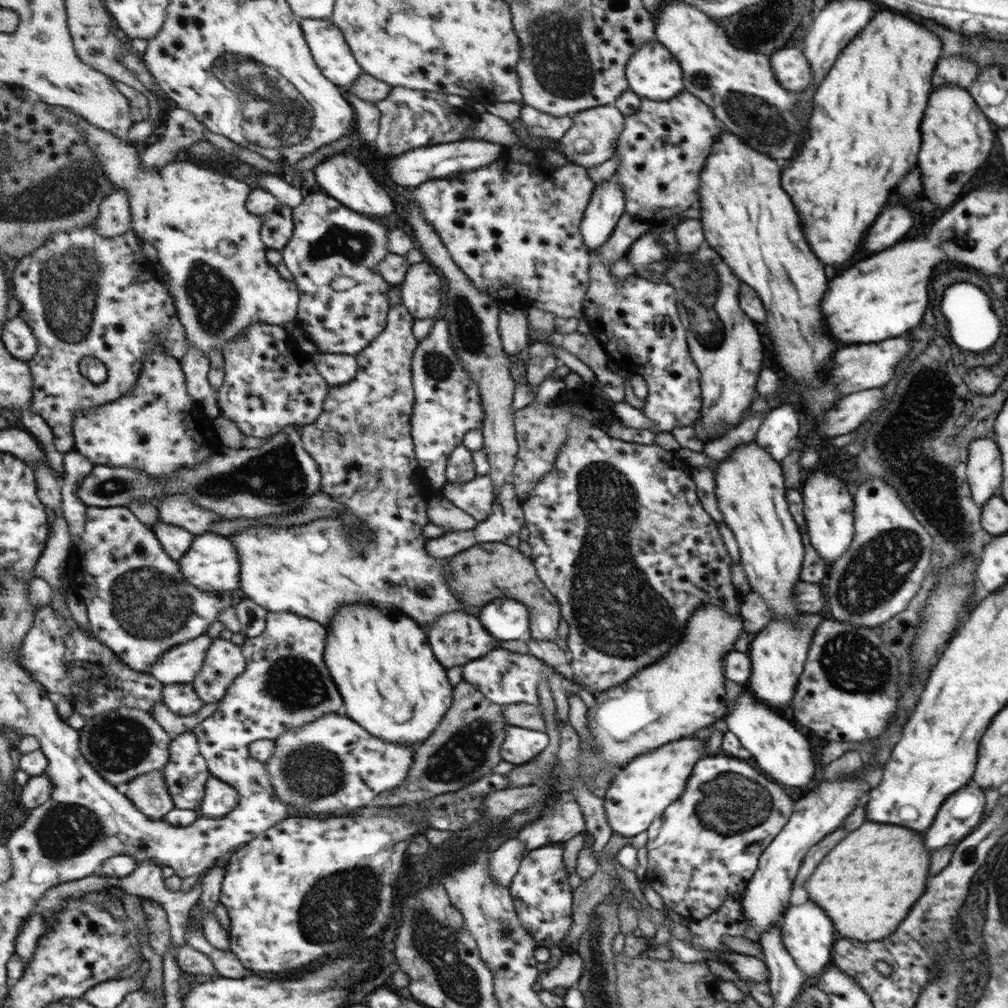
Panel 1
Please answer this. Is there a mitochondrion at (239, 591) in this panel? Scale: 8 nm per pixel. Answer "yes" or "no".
no

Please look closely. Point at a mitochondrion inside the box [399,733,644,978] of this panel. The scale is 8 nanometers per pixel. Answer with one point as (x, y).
(504, 932)

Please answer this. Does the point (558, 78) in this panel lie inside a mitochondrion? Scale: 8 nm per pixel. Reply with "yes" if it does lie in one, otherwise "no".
yes

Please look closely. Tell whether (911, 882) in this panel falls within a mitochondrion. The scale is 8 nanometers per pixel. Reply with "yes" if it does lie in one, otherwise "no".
no

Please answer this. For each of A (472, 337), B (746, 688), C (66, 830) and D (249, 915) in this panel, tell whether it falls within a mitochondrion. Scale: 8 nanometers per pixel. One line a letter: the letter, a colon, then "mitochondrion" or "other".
A: mitochondrion
B: other
C: mitochondrion
D: other

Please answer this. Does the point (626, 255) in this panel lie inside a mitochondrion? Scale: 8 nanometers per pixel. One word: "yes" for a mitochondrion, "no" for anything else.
no

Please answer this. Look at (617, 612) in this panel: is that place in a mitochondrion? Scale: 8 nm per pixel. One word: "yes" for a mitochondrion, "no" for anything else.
yes

